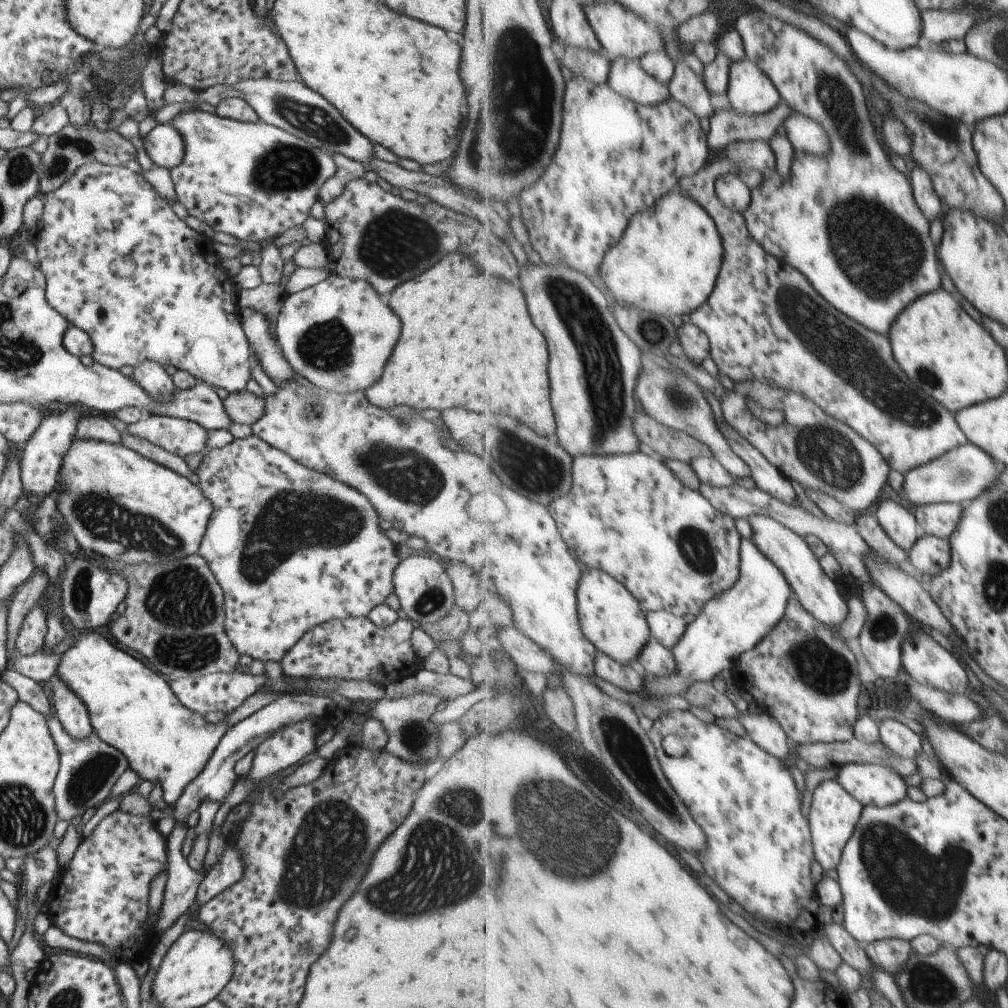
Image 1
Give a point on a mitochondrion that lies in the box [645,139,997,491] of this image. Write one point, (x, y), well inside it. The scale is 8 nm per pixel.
(843, 350)

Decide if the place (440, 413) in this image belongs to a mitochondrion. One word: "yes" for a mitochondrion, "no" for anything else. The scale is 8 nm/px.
no

